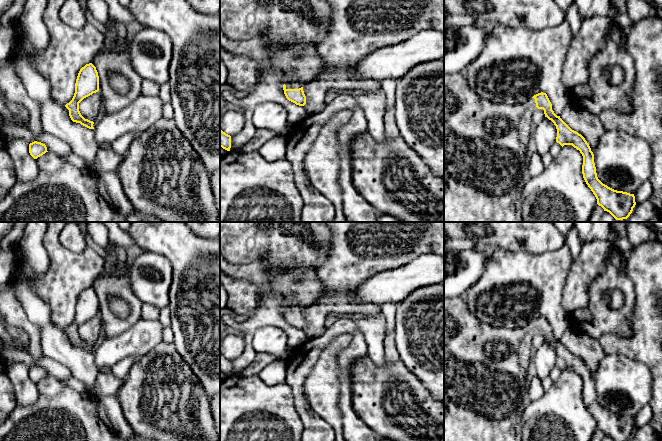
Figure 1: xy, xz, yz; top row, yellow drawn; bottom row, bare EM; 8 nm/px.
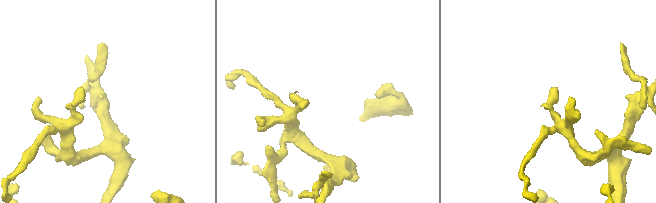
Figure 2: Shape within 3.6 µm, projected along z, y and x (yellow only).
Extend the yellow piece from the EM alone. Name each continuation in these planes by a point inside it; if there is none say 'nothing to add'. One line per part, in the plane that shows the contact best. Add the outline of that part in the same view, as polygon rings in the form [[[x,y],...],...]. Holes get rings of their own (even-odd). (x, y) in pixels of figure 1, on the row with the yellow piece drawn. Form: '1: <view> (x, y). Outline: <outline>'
1: xz (289, 85). Outline: [[[293,81],[293,82],[287,82],[285,83],[286,89],[299,89],[302,87],[300,82]]]

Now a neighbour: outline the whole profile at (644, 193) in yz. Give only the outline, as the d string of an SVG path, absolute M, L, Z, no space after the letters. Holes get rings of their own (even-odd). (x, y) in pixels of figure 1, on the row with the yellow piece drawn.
M649 181L643 183L642 186L638 189L638 191L634 193L636 204L639 204L643 201L650 199L652 193L652 184Z

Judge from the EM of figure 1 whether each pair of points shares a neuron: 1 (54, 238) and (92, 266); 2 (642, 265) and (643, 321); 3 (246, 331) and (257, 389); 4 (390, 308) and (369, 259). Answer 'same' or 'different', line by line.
1: same
2: same
3: different
4: different

